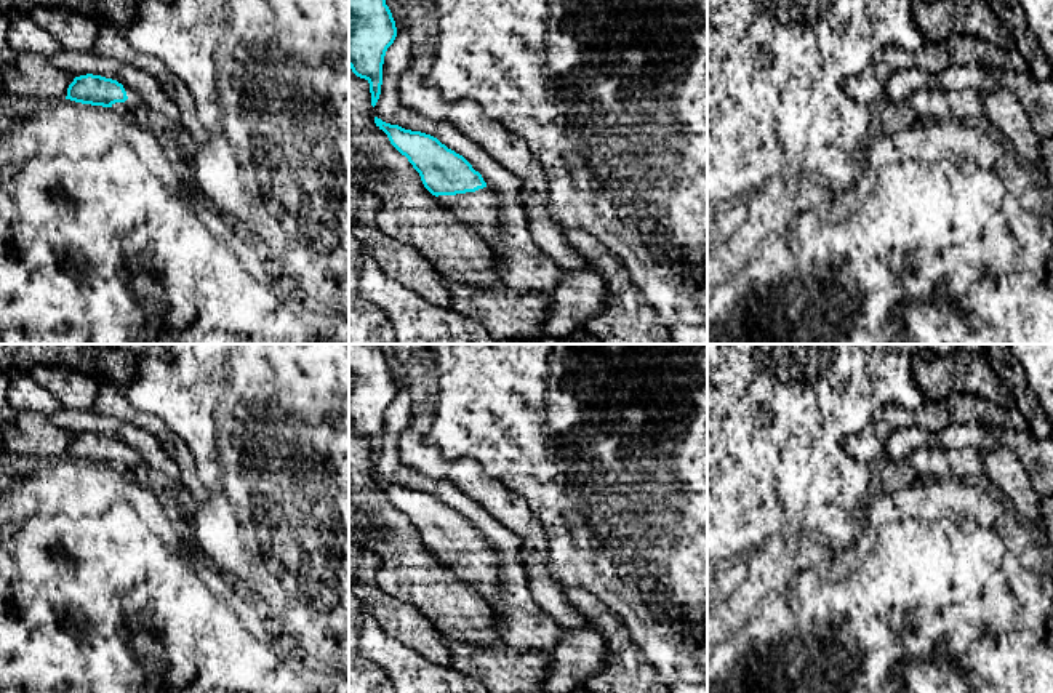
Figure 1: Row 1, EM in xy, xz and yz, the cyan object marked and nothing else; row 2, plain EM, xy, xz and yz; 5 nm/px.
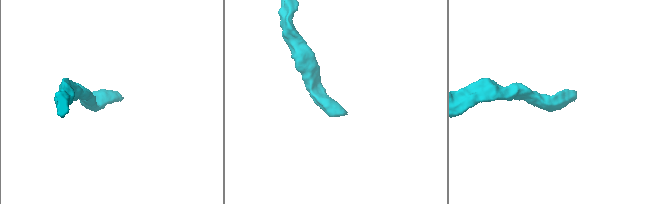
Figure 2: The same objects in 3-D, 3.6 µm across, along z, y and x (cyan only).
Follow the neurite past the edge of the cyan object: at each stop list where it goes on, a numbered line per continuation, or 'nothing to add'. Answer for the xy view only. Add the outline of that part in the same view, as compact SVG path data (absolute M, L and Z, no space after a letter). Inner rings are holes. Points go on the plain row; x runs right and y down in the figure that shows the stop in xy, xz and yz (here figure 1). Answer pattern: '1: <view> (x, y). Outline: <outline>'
1: xy (135, 464). Outline: M125 445L128 458L125 461L115 461L112 463L112 467L123 469L130 474L138 474L138 475L152 475L150 471L147 469L146 461L141 458L139 453L136 453L133 448Z

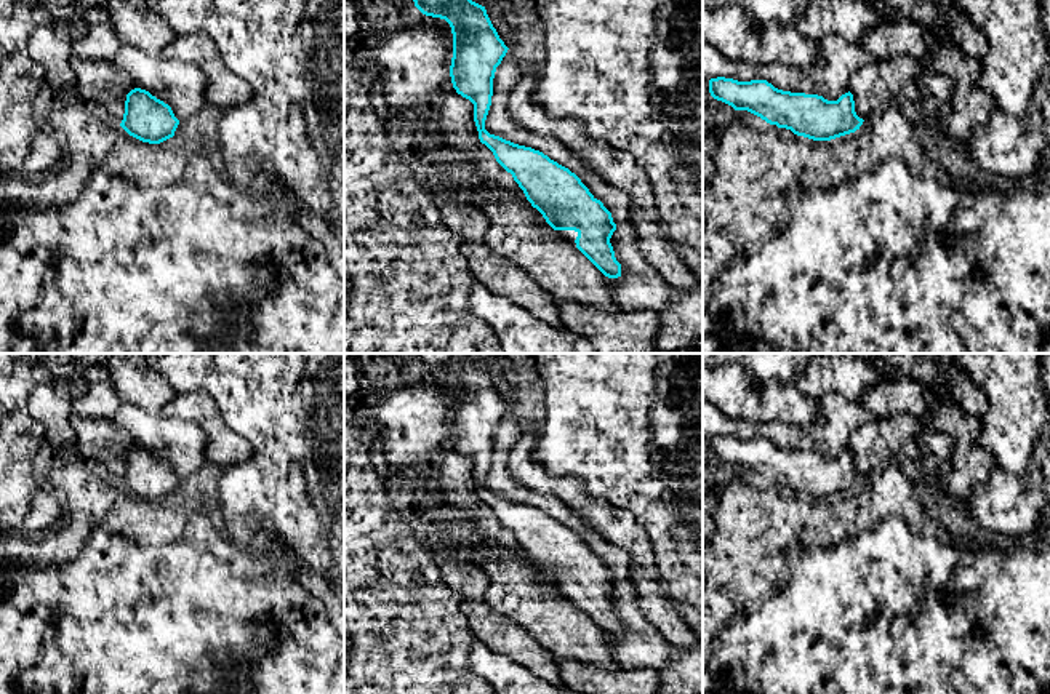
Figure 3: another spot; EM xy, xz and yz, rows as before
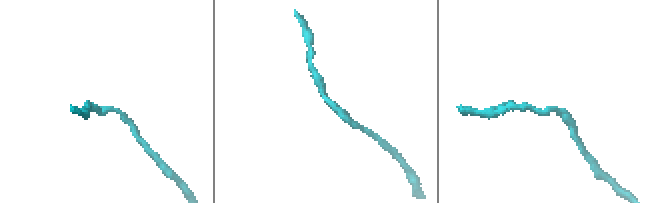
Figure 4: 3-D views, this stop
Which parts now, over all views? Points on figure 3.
nothing to add

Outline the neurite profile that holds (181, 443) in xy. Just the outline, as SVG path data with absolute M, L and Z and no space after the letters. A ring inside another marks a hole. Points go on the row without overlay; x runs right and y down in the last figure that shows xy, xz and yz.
M125 401L107 421L126 432L134 446L168 462L179 480L208 470L205 432L190 421L154 414Z

